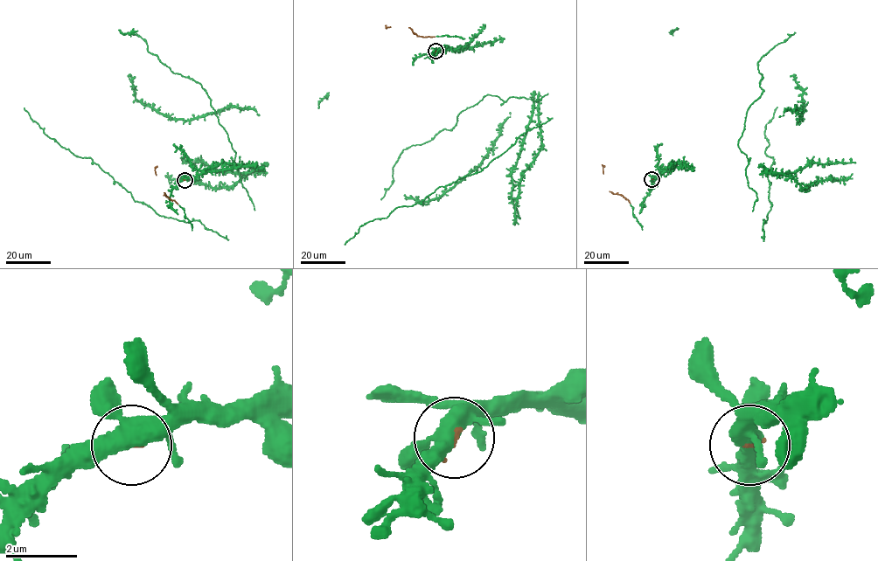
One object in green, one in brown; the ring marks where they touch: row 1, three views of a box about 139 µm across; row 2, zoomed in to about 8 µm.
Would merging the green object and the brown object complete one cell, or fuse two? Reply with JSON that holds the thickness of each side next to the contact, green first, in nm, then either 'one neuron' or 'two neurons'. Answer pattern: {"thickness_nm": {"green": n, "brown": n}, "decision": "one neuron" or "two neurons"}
{"thickness_nm": {"green": 440, "brown": 90}, "decision": "one neuron"}

